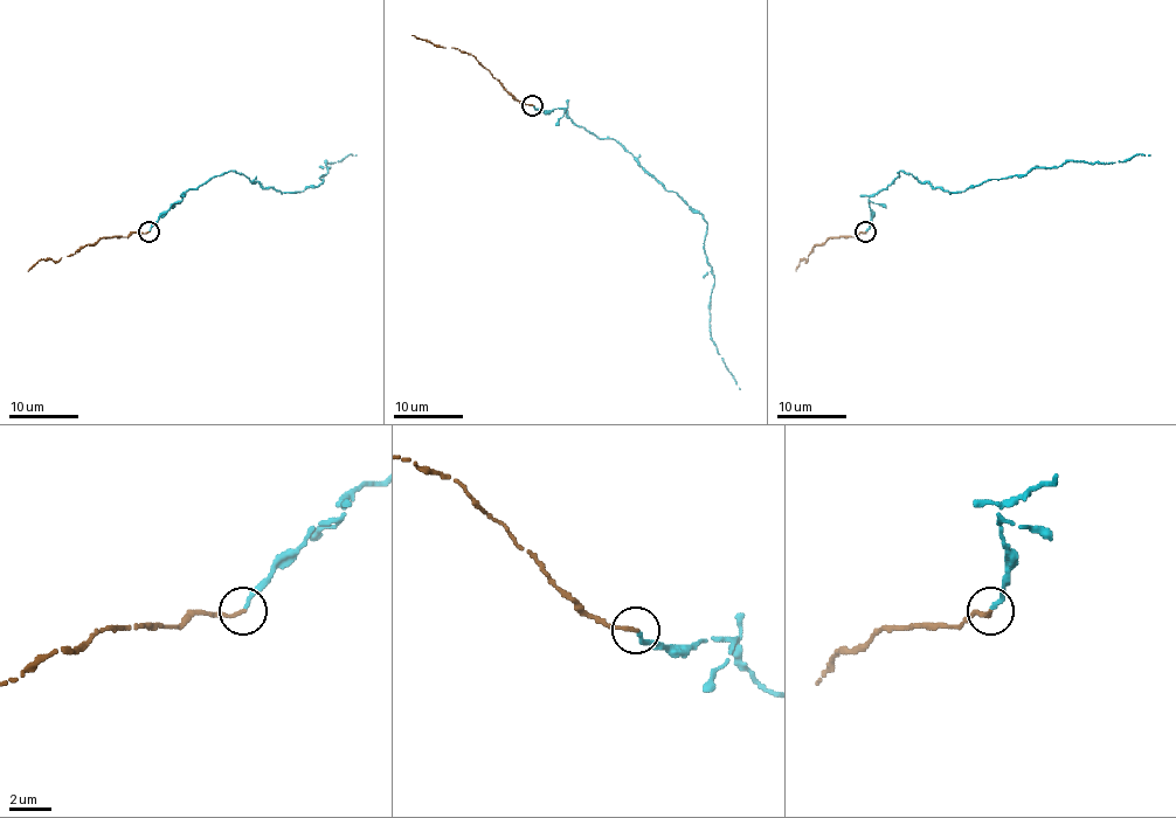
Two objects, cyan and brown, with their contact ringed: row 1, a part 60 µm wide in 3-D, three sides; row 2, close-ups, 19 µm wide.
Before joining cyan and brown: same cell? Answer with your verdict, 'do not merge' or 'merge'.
do not merge

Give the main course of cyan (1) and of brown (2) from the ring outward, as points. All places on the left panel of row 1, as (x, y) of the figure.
1: (150, 231), (213, 177), (242, 173), (291, 193), (318, 186), (330, 168), (325, 161), (357, 154)
2: (149, 231), (104, 236), (57, 261), (41, 260), (27, 271)

